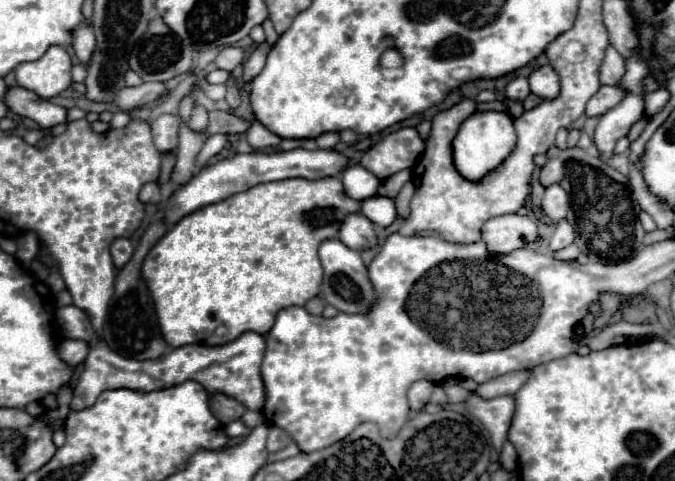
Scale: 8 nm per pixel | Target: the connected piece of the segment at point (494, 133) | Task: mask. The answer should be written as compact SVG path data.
M493 110L473 112L469 118L463 120L451 142L453 164L463 178L467 178L469 182L479 182L509 158L509 154L515 150L515 142L517 142L517 134L509 114L493 112Z

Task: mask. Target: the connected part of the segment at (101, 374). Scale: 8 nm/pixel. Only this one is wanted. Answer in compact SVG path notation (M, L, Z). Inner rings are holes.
M63 306L57 310L57 324L65 338L81 338L89 342L89 356L85 360L85 370L79 378L75 396L71 400L71 410L85 410L95 404L101 392L105 390L137 390L137 392L155 392L165 390L175 384L195 380L205 386L207 394L223 392L229 398L239 400L249 410L261 410L265 402L265 388L261 380L261 360L265 354L265 338L255 332L241 334L237 340L223 346L207 346L207 344L191 344L173 348L157 360L129 360L113 352L107 342L93 330L89 318L77 306Z

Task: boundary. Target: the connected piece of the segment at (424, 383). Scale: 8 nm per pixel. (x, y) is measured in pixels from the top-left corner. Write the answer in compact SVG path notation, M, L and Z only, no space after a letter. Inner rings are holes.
M419 380L419 382L415 382L415 384L409 388L409 392L407 392L409 408L411 408L413 412L423 410L423 406L425 406L425 404L429 402L429 398L431 398L433 388L435 388L435 384L429 382L429 380Z

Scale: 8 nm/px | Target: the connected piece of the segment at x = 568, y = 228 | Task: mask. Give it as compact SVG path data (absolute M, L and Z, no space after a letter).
M563 220L563 222L557 224L549 248L551 248L551 250L561 250L561 248L569 246L573 240L575 240L575 230L573 230L573 226L571 226L569 222Z

